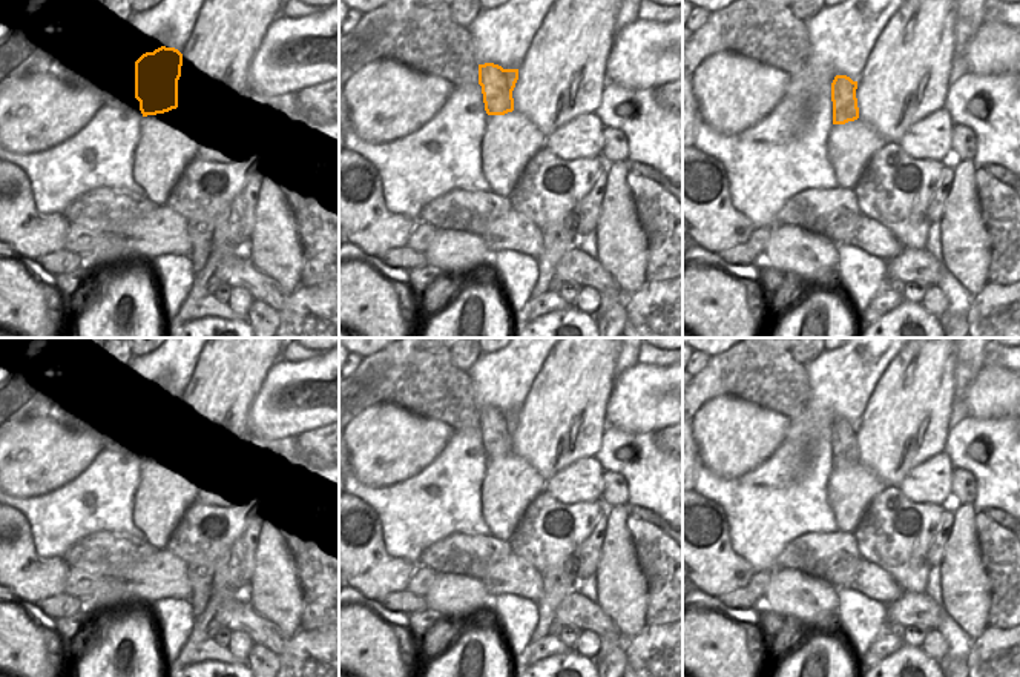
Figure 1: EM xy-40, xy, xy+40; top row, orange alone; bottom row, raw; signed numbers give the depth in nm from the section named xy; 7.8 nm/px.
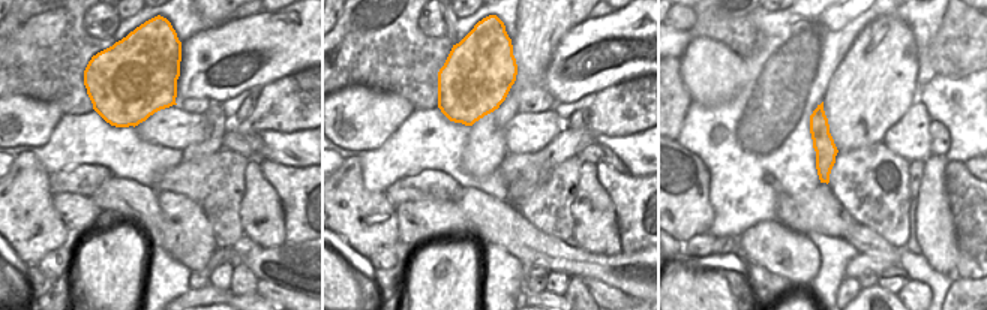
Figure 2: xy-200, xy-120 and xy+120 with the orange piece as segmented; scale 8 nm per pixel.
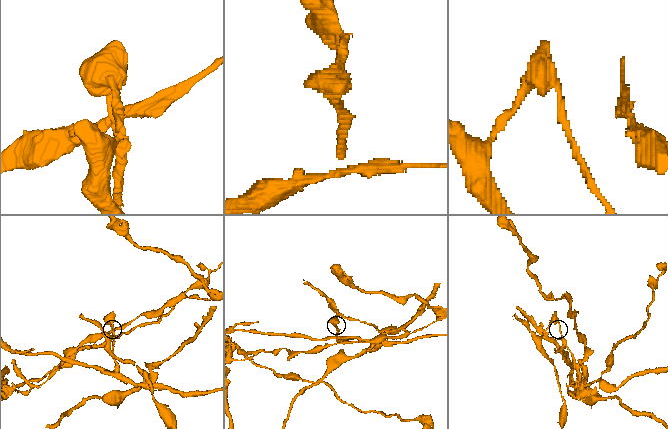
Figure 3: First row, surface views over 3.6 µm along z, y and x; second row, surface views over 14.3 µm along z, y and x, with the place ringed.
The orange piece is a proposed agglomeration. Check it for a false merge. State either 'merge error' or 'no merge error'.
merge error

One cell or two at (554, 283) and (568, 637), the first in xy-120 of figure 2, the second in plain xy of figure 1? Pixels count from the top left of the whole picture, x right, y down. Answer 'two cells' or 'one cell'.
two cells

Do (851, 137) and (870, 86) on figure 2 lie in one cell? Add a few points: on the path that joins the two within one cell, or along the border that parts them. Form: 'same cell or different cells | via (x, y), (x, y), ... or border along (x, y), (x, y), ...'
same cell | via (852, 125), (864, 98)

